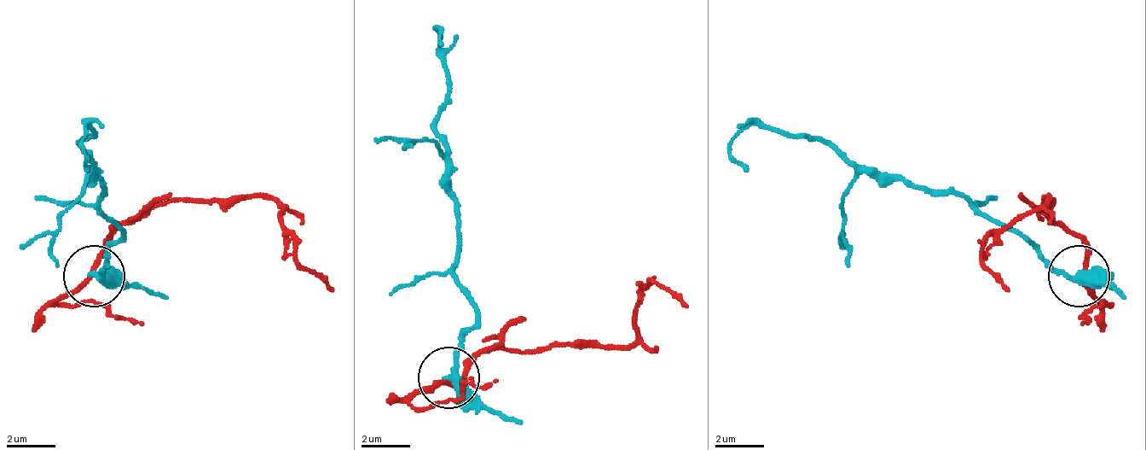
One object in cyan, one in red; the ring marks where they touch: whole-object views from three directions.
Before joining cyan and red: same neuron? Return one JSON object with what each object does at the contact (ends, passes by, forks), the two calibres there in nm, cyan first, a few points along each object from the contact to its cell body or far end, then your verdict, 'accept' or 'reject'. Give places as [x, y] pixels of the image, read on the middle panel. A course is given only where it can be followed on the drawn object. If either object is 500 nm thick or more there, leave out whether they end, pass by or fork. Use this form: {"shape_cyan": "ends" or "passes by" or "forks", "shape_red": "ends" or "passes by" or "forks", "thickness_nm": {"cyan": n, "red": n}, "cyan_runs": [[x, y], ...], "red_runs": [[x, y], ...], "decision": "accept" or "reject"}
{"shape_cyan": "passes by", "shape_red": "passes by", "thickness_nm": {"cyan": 360, "red": 190}, "cyan_runs": [[447, 379], [477, 318], [453, 268], [447, 151], [434, 126], [447, 102], [447, 46], [434, 28], [441, 46]], "red_runs": [[447, 379], [459, 379], [496, 348], [625, 348], [650, 280], [686, 305]], "decision": "reject"}

